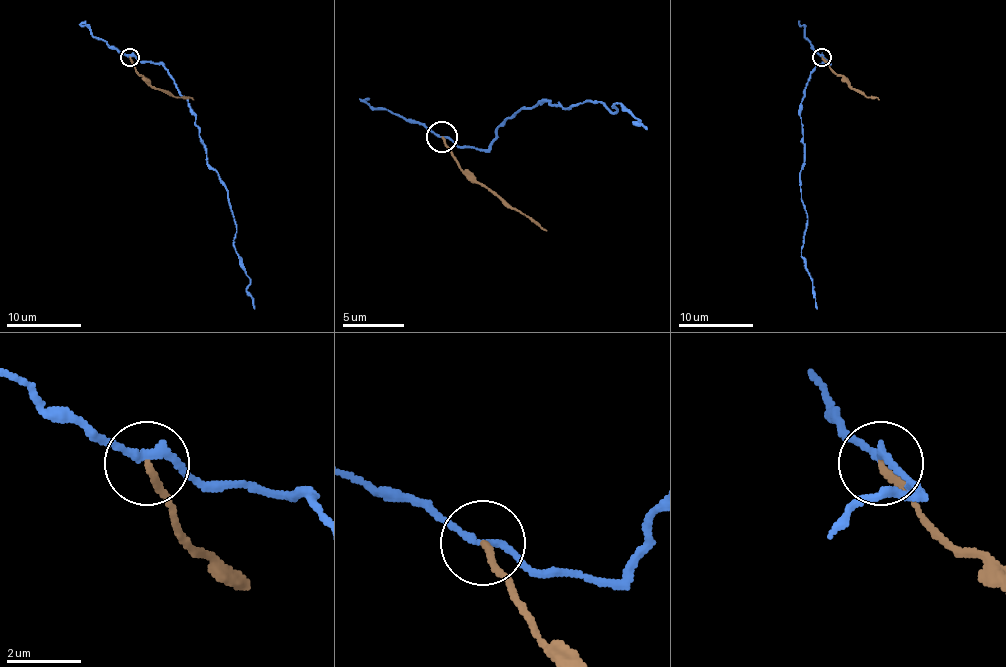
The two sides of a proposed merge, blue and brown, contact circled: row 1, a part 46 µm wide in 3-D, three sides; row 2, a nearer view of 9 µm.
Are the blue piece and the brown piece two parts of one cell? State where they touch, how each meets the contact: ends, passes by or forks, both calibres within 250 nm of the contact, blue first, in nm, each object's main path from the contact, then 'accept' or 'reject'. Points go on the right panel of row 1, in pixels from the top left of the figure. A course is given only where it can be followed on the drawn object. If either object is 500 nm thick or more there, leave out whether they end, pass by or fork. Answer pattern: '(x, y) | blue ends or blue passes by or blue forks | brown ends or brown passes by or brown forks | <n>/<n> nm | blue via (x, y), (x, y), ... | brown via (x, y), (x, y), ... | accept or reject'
(822, 57) | blue passes by | brown ends | 190/180 nm | blue via (822, 56), (830, 63), (811, 73), (800, 116), (800, 187), (807, 215), (801, 258), (813, 279), (816, 309) | brown via (822, 58), (865, 97), (878, 99) | reject

